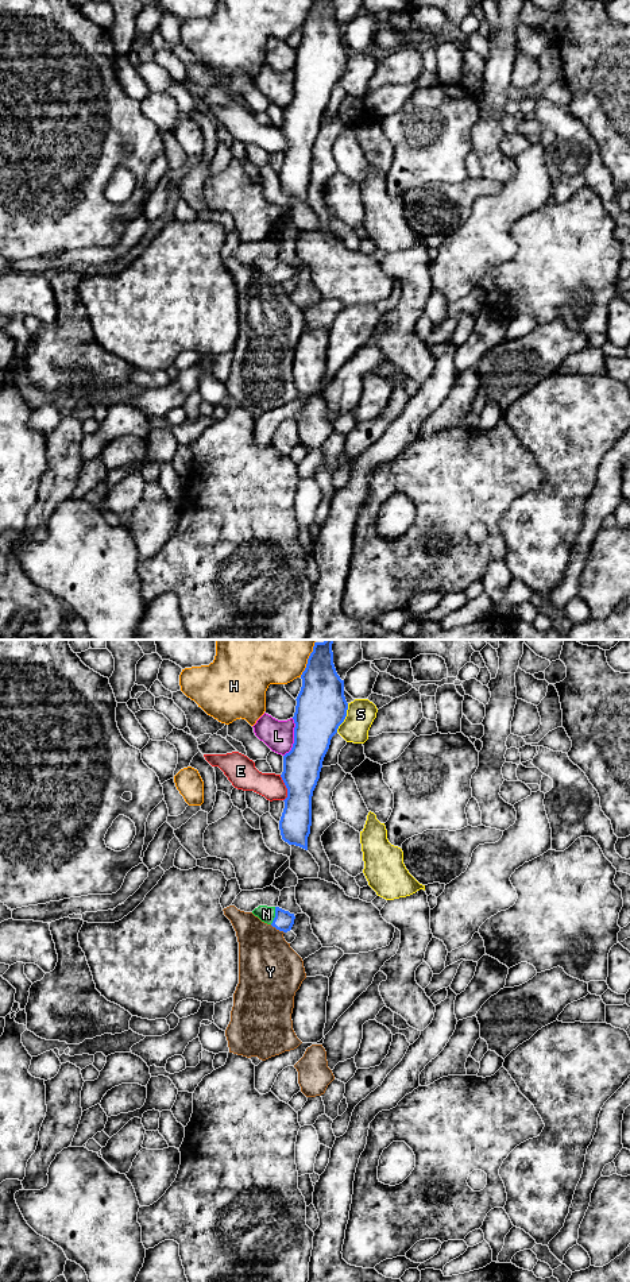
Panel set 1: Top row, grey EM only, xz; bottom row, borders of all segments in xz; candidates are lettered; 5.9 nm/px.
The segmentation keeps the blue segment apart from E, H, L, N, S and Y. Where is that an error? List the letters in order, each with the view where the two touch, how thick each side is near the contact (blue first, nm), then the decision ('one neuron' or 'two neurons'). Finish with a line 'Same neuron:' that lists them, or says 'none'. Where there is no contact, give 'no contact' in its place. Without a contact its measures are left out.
E: xz | 220/160 nm | two neurons
H: xz | 280/220 nm | two neurons
L: xz | 300/180 nm | two neurons
N: xz | 120/100 nm | one neuron
S: xz | 300/170 nm | two neurons
Y: xz | 120/360 nm | two neurons
Same neuron: N

